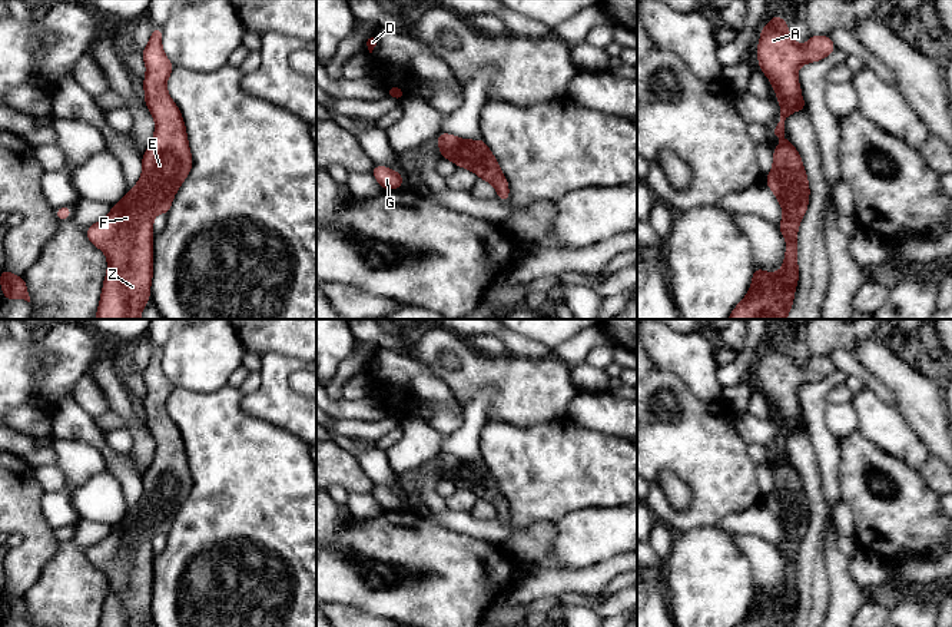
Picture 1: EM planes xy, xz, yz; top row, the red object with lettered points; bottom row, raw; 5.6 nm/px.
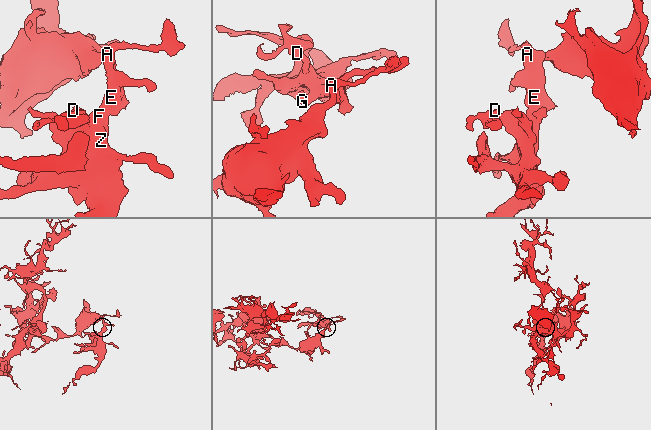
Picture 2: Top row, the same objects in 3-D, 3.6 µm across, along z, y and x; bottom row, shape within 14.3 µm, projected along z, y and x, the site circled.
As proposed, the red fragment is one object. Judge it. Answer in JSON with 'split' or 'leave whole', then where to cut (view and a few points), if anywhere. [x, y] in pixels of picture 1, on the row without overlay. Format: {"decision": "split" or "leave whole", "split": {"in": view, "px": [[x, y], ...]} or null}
{"decision": "leave whole", "split": null}

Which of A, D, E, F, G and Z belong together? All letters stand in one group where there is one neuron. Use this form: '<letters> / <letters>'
A D E F G Z

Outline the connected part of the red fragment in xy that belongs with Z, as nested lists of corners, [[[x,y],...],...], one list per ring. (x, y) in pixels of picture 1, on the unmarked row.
[[[153,346],[150,361],[142,372],[147,389],[142,402],[145,425],[155,439],[156,448],[149,470],[142,475],[140,500],[117,525],[112,527],[107,537],[86,550],[89,563],[107,577],[107,594],[99,627],[146,627],[153,598],[153,537],[169,534],[173,517],[193,485],[182,434],[166,409],[166,402],[175,387],[163,374],[162,355],[162,348]]]

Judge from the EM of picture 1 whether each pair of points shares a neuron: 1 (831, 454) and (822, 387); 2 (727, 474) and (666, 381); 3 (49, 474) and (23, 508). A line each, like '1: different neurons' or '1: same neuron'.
1: same neuron
2: same neuron
3: different neurons

